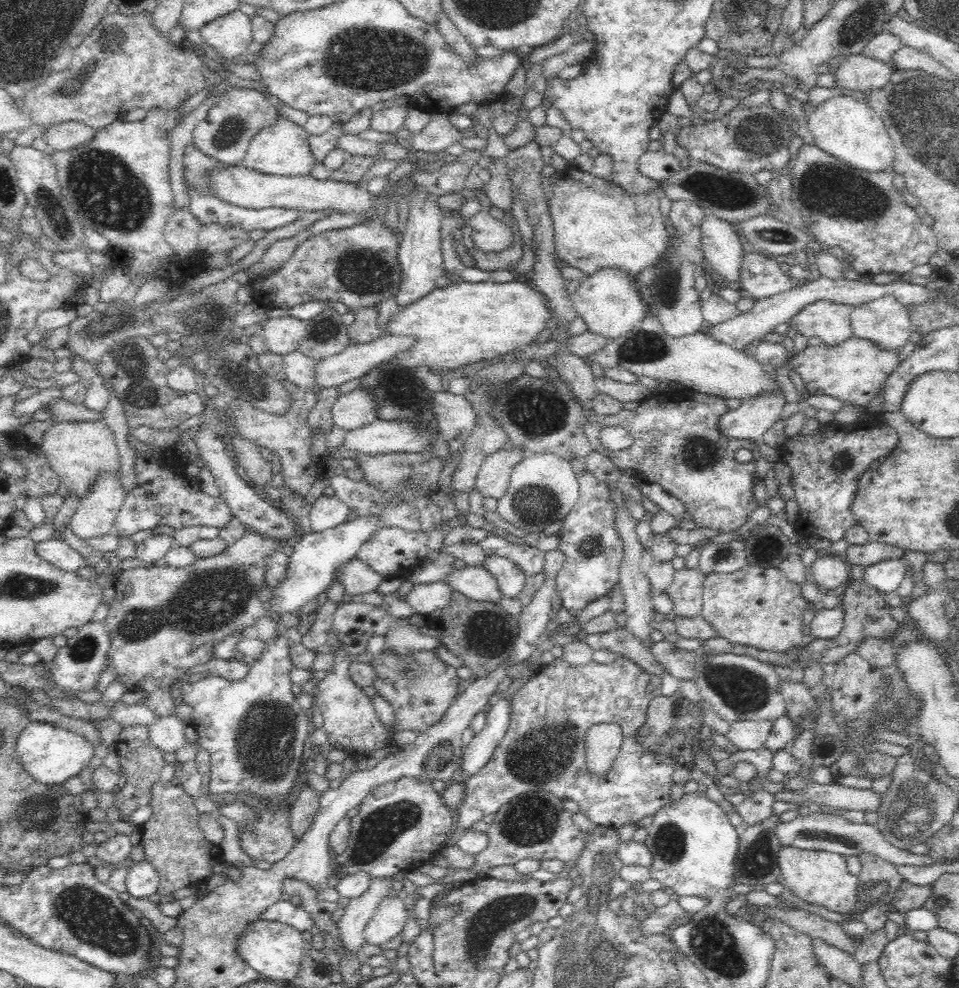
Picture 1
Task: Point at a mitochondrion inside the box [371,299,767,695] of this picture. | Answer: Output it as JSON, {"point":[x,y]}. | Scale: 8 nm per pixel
{"point":[537,413]}

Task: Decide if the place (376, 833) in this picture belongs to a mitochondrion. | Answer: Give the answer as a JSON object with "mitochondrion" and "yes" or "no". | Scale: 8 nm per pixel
{"mitochondrion":"yes"}

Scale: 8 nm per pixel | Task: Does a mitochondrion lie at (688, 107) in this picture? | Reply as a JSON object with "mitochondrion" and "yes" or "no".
{"mitochondrion":"no"}

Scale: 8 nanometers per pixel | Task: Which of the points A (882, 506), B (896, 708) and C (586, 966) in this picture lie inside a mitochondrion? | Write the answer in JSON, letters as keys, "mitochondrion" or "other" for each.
{"A":"other","B":"mitochondrion","C":"mitochondrion"}

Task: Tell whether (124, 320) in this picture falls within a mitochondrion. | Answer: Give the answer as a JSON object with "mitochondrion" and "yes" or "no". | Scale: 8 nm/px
{"mitochondrion":"no"}

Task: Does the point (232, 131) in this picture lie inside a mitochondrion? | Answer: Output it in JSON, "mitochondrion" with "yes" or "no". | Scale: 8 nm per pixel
{"mitochondrion":"yes"}

